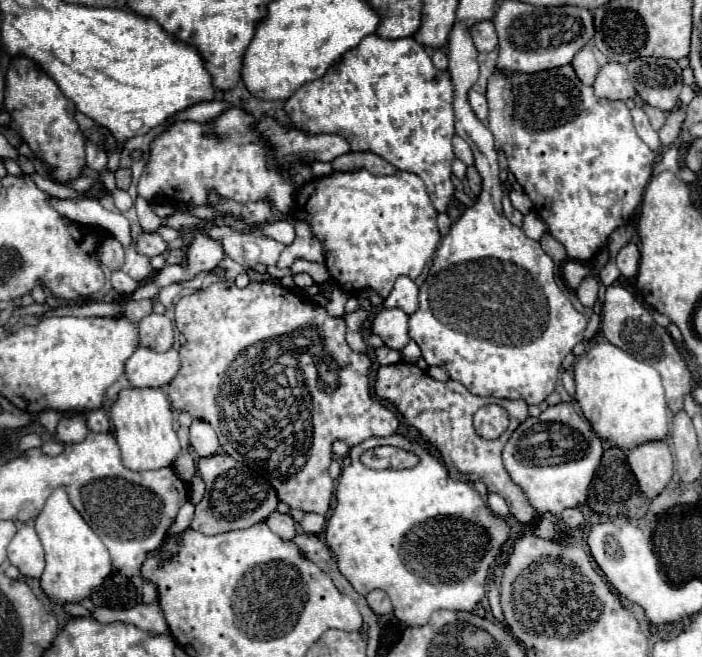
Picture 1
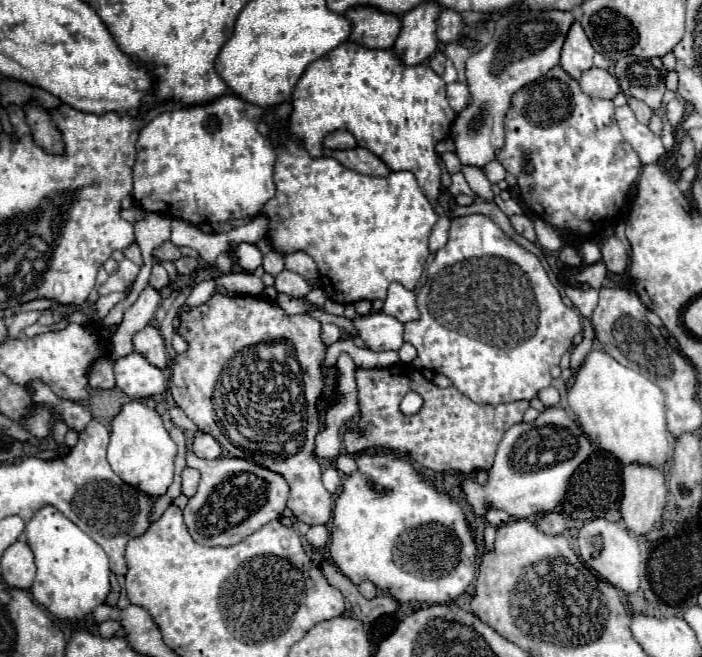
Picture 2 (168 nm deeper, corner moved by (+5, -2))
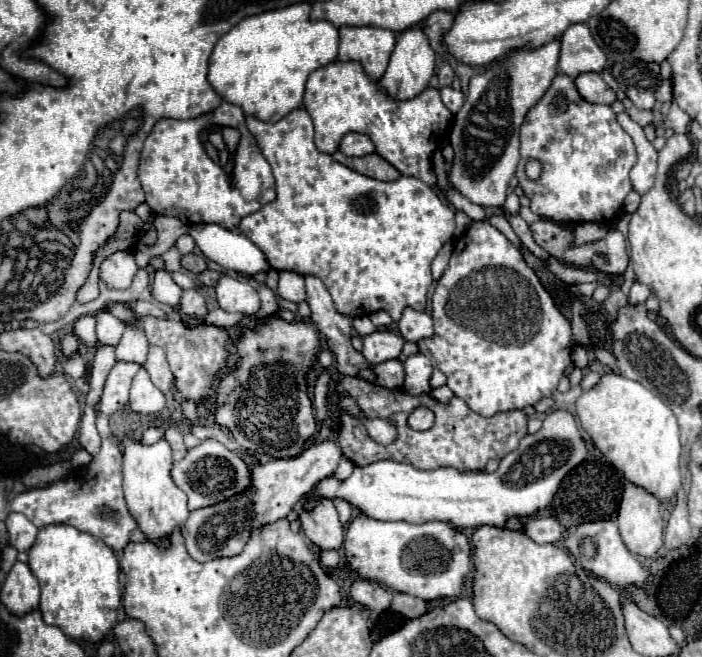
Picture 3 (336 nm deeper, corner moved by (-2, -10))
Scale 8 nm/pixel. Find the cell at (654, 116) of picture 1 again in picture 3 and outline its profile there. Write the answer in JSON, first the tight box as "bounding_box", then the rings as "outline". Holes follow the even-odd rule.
{"bounding_box":[622,98,654,128],"outline":[[[624,98],[622,102],[624,102],[626,112],[630,114],[630,118],[632,118],[634,122],[638,122],[642,128],[644,128],[644,126],[648,126],[648,124],[652,122],[652,118],[654,118],[654,116],[652,116],[652,112],[650,112],[650,110],[640,110],[640,108],[634,108],[634,104],[632,104],[628,98]]]}

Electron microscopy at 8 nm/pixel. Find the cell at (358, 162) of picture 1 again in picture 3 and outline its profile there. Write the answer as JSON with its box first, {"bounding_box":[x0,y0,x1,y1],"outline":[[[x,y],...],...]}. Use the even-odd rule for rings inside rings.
{"bounding_box":[332,150,400,182],"outline":[[[336,150],[332,154],[332,158],[364,176],[370,176],[374,180],[382,180],[382,182],[392,182],[392,180],[398,180],[400,178],[400,172],[388,164],[384,158],[380,158],[378,154],[368,154],[368,156],[362,156],[362,158],[350,158],[350,156],[344,156],[340,150]]]}

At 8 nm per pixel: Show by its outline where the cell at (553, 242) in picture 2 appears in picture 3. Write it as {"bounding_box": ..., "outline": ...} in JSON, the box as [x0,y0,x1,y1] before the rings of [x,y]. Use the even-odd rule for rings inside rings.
{"bounding_box":[574,222,608,246],"outline":[[[592,222],[578,224],[576,230],[574,230],[574,244],[582,246],[582,244],[588,244],[588,242],[600,240],[602,236],[606,236],[606,232],[608,232],[608,228],[604,224],[592,224]]]}

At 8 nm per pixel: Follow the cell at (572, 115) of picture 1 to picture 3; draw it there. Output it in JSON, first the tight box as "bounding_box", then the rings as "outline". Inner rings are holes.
{"bounding_box":[516,74,636,224],"outline":[[[558,74],[546,94],[528,110],[524,124],[520,128],[520,162],[516,170],[516,178],[524,194],[530,198],[530,210],[546,220],[558,224],[582,224],[582,222],[598,222],[612,224],[624,206],[624,198],[632,192],[630,170],[636,164],[636,150],[632,138],[620,128],[616,122],[616,114],[610,106],[598,106],[586,102],[570,76]],[[536,158],[544,164],[544,172],[540,180],[532,182],[524,174],[524,164]]]}

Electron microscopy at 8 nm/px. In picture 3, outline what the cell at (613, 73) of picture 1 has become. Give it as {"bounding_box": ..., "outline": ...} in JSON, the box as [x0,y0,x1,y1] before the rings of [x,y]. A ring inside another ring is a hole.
{"bounding_box":[576,72,616,104],"outline":[[[596,72],[580,74],[576,78],[576,88],[578,88],[580,96],[590,104],[612,104],[612,102],[616,102],[616,92]]]}

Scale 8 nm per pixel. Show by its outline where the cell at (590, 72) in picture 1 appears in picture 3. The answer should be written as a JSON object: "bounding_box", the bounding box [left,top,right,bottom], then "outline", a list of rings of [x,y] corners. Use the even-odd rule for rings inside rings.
{"bounding_box":[560,24,606,78],"outline":[[[572,24],[562,34],[560,70],[570,78],[578,78],[586,72],[602,72],[606,56],[594,42],[586,24]]]}

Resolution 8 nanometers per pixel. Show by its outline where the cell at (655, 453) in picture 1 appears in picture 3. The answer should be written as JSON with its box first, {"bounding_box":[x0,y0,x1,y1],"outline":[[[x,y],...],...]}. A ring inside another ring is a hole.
{"bounding_box":[618,482,664,558],"outline":[[[628,482],[618,510],[618,526],[630,552],[644,558],[654,556],[662,548],[664,538],[662,502],[644,488]]]}

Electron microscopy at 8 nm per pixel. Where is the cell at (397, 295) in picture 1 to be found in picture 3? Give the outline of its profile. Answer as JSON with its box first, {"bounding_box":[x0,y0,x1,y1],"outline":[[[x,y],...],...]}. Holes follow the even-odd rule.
{"bounding_box":[398,308,432,342],"outline":[[[404,308],[400,320],[398,320],[398,332],[408,342],[418,342],[420,338],[432,336],[432,318],[426,312],[418,312],[414,308]]]}

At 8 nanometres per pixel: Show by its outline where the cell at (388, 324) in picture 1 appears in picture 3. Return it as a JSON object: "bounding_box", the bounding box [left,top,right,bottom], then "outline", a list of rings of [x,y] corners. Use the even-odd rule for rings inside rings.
{"bounding_box":[364,330,406,364],"outline":[[[376,330],[364,338],[364,358],[370,364],[382,364],[386,360],[398,358],[406,340],[394,330]]]}

